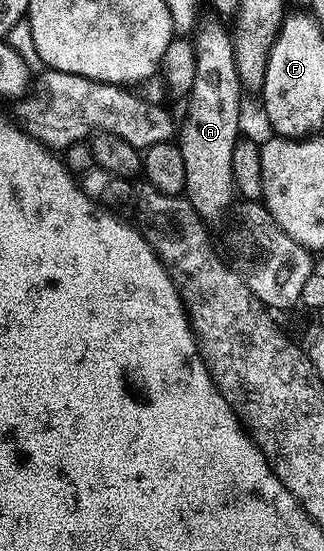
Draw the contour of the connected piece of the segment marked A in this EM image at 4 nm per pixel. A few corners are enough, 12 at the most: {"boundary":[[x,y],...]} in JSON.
{"boundary":[[194,32],[178,128],[184,192],[211,222],[234,197],[242,89],[232,38]]}

